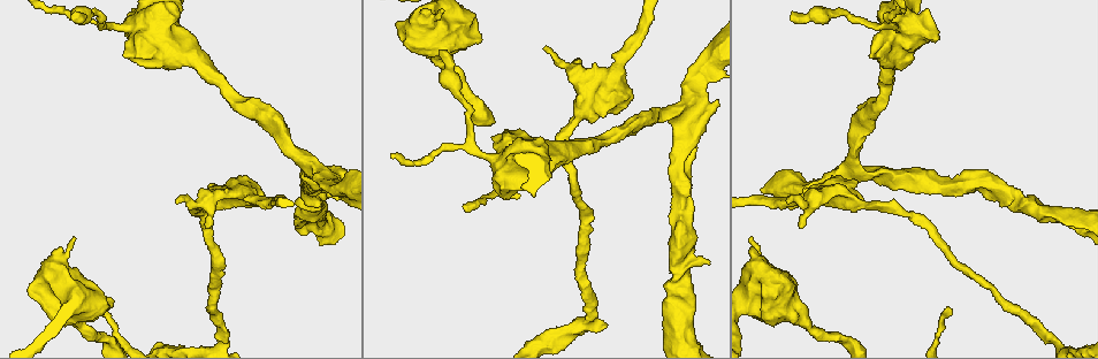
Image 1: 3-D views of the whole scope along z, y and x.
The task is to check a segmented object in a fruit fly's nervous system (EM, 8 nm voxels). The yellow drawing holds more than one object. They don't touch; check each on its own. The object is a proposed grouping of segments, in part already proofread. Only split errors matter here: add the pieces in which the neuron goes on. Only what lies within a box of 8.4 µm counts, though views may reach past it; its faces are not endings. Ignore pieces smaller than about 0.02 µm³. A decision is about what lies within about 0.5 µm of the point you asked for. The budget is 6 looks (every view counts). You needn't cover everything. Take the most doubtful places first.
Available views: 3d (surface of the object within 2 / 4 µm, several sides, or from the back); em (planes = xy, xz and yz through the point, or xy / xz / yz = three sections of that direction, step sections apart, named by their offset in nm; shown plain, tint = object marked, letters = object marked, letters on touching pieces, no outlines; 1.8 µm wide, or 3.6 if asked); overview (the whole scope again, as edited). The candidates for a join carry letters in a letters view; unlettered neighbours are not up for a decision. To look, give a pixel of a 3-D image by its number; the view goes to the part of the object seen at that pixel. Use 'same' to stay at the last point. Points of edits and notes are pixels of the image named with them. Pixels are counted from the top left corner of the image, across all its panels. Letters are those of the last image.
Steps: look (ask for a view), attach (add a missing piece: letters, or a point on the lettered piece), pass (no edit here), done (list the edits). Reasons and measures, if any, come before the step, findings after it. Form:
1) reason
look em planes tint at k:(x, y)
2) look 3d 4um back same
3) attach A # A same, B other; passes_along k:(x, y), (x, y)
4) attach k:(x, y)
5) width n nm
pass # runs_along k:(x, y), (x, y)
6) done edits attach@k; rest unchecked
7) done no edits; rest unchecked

an open end
look 3d 2um at 1:(704, 262)

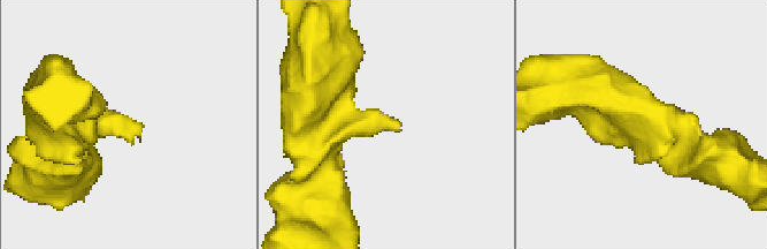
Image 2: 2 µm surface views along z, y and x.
look em planes tint at 2:(393, 122)

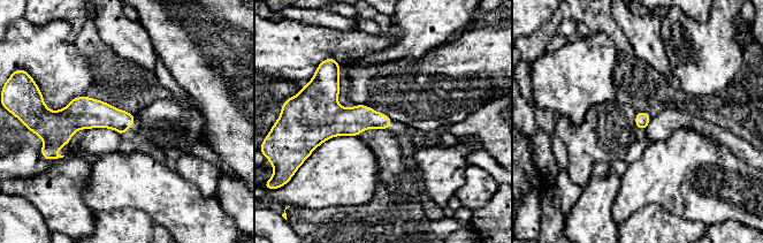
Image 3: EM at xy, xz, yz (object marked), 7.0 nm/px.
see the neighbours
look em planes letters same

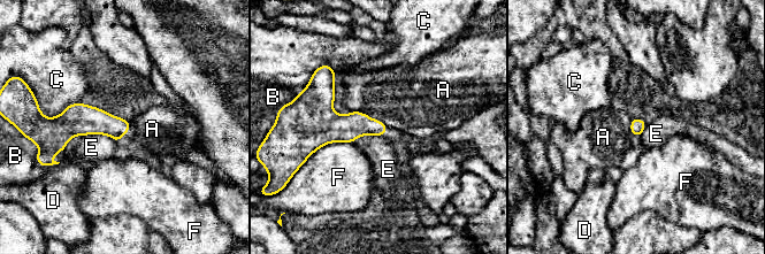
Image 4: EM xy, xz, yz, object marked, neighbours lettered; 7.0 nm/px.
longest_contact F 340 nm
pass # A other, B other, C other, D other, E other, F other; border 4:(352, 110), (380, 120), (387, 126); no lettered piece goes on from it

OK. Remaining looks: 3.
an open end
look 3d 2um at 1:(440, 49)

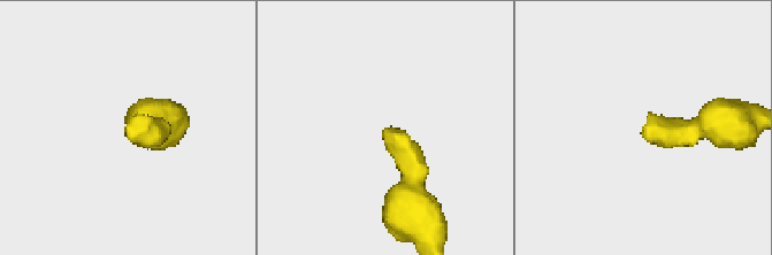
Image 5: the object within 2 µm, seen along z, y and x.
look em xy step 16 letters at 5:(645, 130)

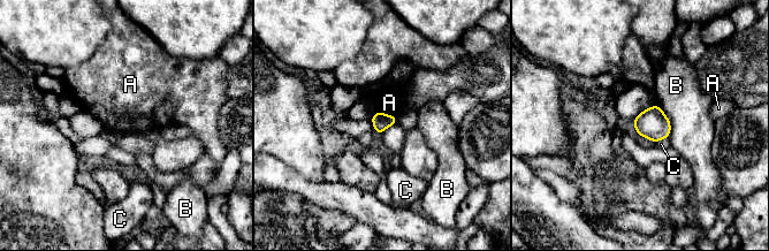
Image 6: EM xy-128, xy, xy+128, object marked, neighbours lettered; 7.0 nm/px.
another direction
look em planes letters same

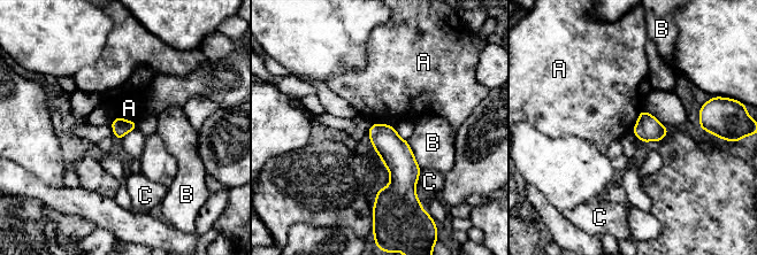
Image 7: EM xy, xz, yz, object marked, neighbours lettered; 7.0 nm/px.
pass # A other, B other, C other; border 7:(114, 118), (122, 117), (137, 123); no lettered piece goes on from it

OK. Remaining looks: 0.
done no edits; rest unchecked

